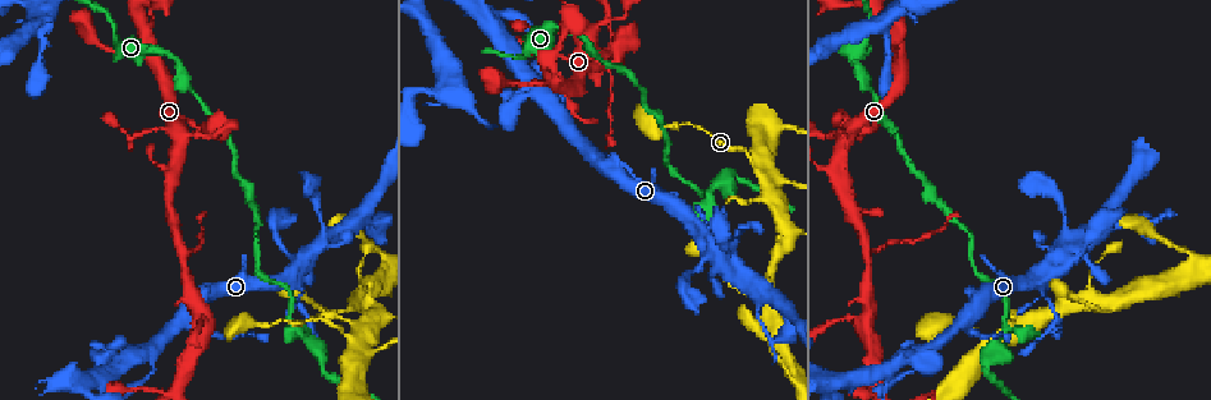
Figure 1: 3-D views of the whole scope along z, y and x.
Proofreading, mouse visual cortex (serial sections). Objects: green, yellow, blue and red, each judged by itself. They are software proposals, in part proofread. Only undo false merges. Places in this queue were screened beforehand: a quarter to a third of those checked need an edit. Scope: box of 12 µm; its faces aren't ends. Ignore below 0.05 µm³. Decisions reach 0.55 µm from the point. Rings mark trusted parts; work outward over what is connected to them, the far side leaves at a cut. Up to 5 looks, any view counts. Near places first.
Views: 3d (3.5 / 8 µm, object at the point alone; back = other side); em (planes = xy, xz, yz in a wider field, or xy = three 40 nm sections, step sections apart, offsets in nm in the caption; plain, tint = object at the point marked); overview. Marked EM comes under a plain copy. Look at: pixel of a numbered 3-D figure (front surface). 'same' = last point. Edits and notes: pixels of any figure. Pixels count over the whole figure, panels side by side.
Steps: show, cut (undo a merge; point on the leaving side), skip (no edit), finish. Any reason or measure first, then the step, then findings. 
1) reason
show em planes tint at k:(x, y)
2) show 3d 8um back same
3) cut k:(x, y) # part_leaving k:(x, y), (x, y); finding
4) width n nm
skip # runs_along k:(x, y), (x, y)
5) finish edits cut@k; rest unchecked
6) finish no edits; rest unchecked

sudden change in width
show 3d 8um at 1:(867, 248)

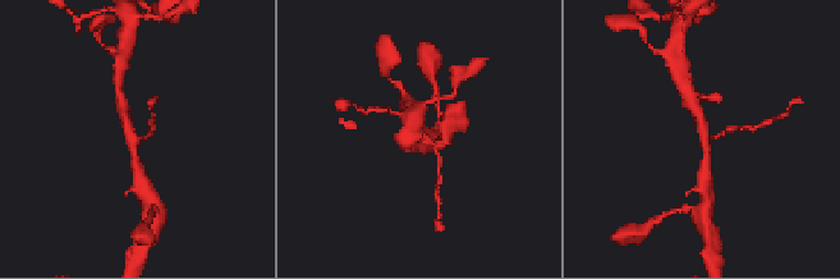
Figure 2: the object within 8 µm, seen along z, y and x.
arms 3; arm_widths 150, 300, 300 nm
show em xy step 3 tint at 2:(133, 137)

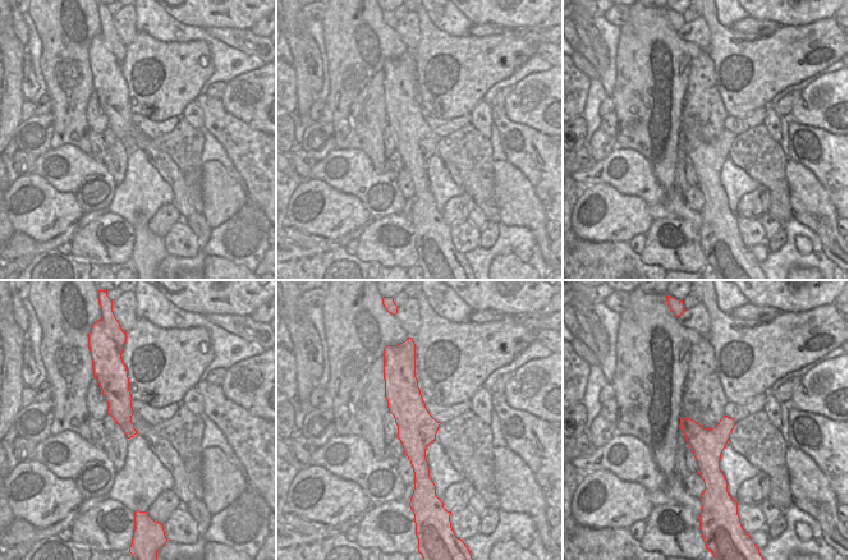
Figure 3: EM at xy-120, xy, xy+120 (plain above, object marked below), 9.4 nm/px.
cut 2:(151, 127) # part_leaving 2:(712, 137), (734, 128), (760, 127); a second cell is stuck on

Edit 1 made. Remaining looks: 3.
show overview

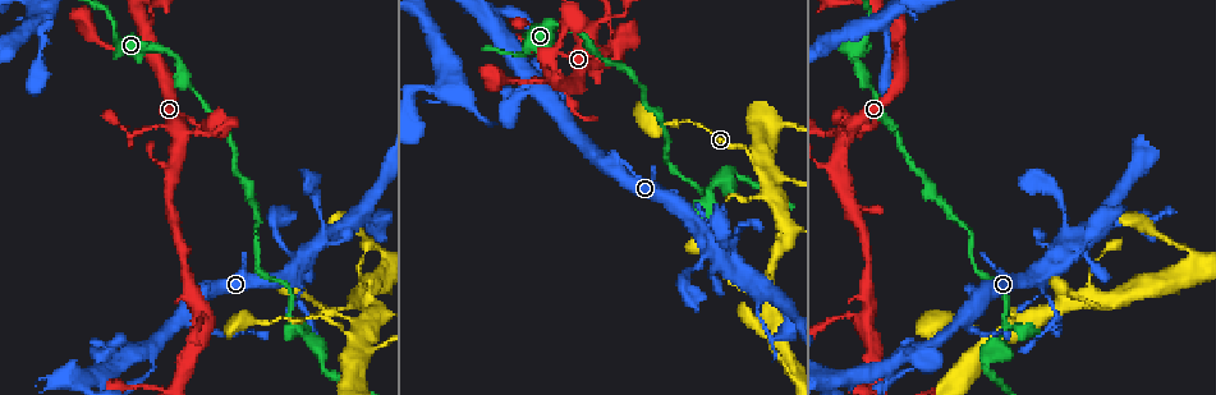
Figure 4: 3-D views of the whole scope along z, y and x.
a fork
show 3d 3.5um at 4:(590, 151)

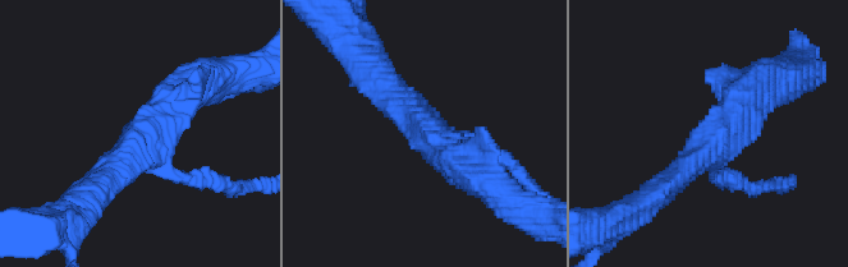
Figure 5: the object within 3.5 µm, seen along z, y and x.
now the EM
show em planes tint at 5:(712, 144)

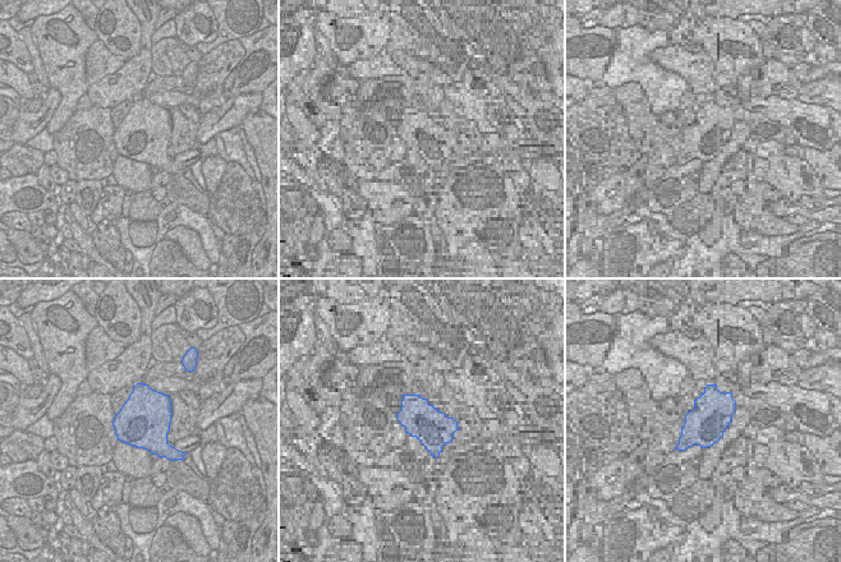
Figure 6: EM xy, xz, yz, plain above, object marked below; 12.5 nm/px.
width 650 nm
cut 5:(215, 178) # part_leaving 5:(175, 176), (262, 188); a second cell is stuck on

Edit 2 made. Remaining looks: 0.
finish edits cut@2, cut@5; rest unchecked

